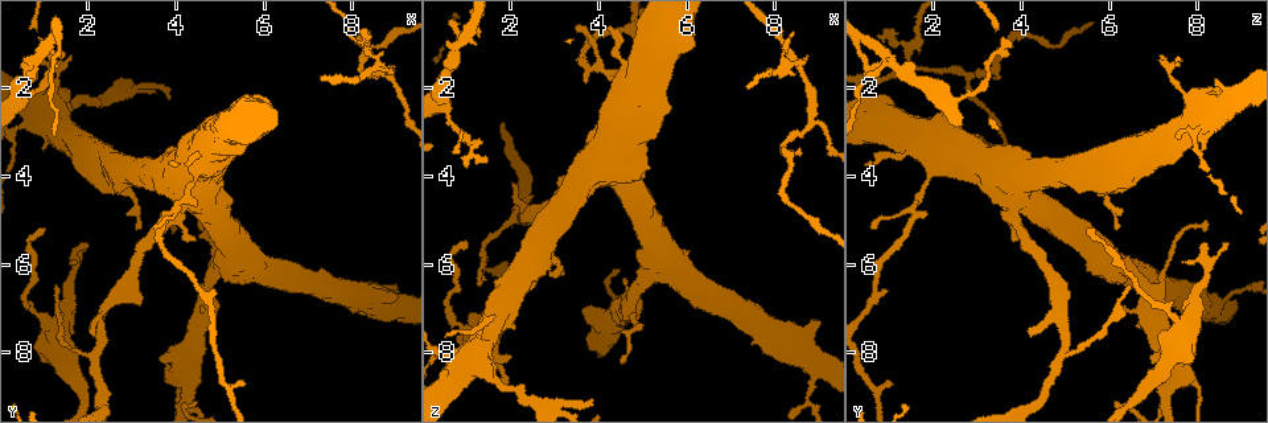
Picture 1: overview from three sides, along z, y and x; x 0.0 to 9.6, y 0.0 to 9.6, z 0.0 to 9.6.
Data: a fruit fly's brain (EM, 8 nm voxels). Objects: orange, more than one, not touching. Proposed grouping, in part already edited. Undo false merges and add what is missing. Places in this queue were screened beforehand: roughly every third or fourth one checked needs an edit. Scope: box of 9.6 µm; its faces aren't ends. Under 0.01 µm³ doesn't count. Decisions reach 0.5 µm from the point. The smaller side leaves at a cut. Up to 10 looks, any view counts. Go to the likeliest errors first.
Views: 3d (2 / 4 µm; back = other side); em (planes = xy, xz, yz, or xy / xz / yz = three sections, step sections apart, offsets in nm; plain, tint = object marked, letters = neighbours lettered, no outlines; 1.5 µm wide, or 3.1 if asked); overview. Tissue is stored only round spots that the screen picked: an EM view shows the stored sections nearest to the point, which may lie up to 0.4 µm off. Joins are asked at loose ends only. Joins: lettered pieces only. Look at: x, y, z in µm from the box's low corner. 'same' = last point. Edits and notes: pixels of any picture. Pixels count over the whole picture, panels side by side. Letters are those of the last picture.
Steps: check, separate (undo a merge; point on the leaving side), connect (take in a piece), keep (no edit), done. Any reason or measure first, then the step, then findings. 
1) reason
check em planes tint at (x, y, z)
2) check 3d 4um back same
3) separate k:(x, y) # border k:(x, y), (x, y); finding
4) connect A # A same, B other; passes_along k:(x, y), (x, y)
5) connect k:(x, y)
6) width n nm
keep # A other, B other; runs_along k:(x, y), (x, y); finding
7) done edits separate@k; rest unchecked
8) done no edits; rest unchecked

thin end
check em planes letters at (1.95, 5.55, 8.70)

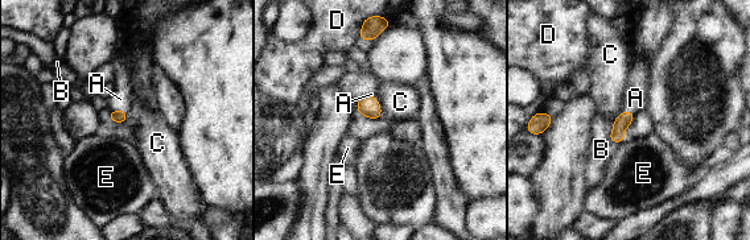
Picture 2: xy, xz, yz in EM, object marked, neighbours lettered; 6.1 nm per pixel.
connect A # A same, B other, C other, D other, E other; the neuron continues

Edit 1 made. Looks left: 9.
calibre changes
check em yz step 8 plain at (4.05, 8.95, 8.05)

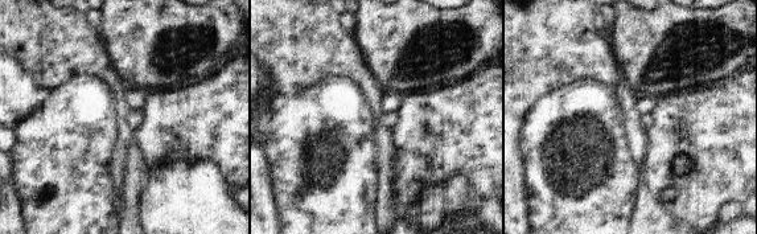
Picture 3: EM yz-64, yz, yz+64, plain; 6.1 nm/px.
what lies round it
check em yz step 8 letters same

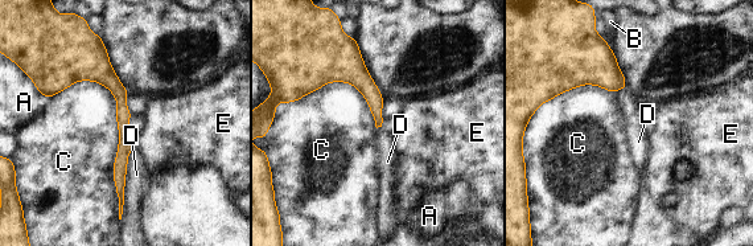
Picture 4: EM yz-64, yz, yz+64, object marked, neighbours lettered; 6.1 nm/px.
keep # A other, B other, C other, D other, E other; runs_along 4:(97, 48), (120, 93), (120, 196); all the same neuron

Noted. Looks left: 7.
redraw
check overview

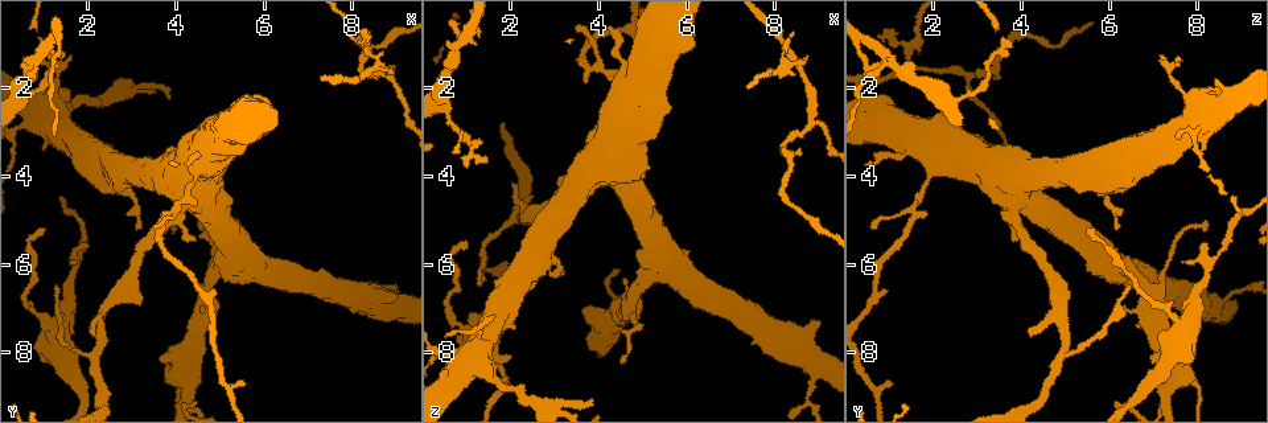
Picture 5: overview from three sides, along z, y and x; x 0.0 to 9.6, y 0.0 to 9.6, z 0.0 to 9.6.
sharp bend
check em planes tint at (8.20, 1.50, 3.35)

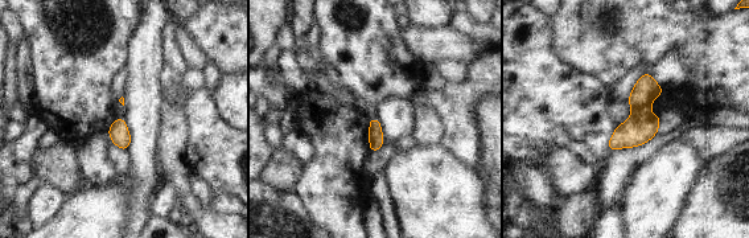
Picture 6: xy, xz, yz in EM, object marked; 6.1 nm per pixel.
what lies round it
check em planes letters same

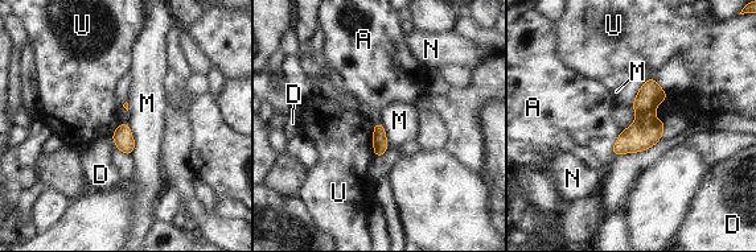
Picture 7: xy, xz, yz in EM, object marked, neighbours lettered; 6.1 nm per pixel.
separate 7:(648, 98) # A other, D other, M other, N other, U other; border 7:(653, 118), (636, 120); a second neuron is stuck on

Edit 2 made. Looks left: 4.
redraw
check overview

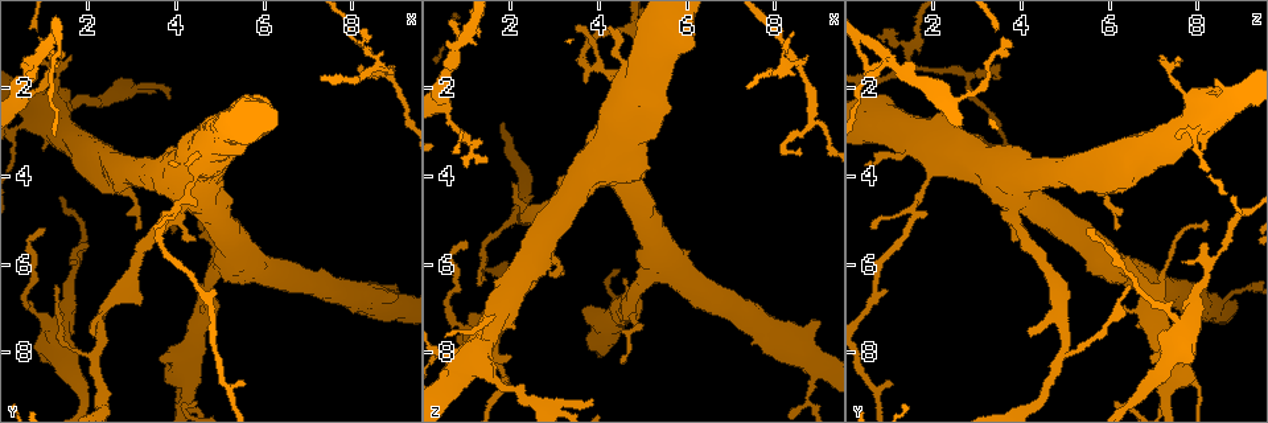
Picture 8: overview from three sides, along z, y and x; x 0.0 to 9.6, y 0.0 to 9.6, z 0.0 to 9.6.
thin neck
check em planes letters at (0.65, 2.15, 2.75)

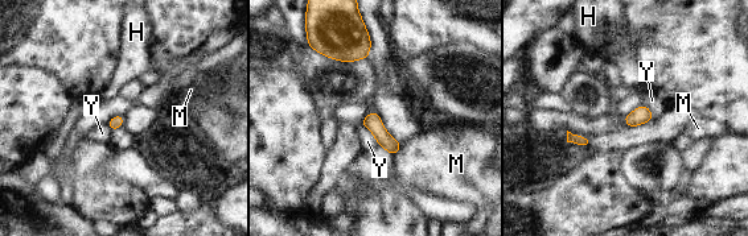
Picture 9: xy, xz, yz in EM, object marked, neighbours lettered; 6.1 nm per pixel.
keep # H other, M other, Y other; one neuron here

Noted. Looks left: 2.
done edits connect@2, separate@7; rest unchecked

